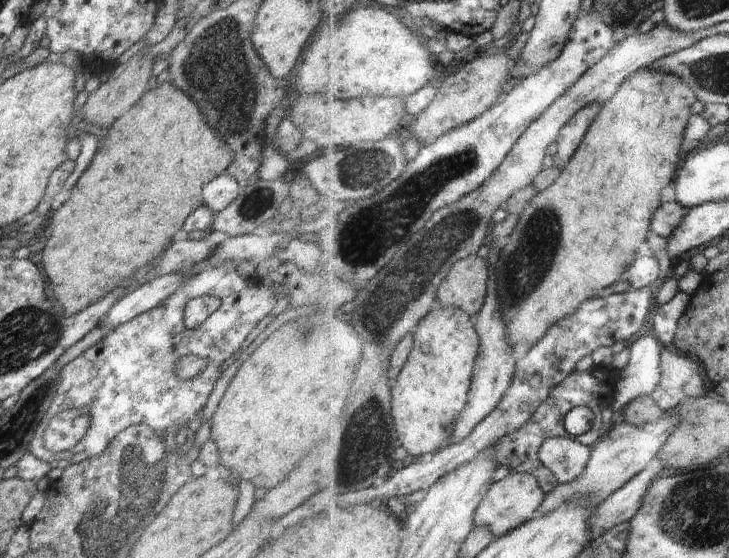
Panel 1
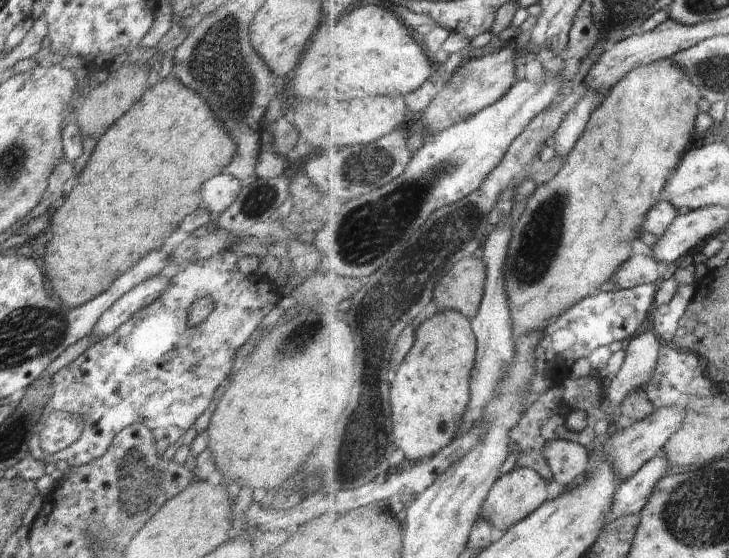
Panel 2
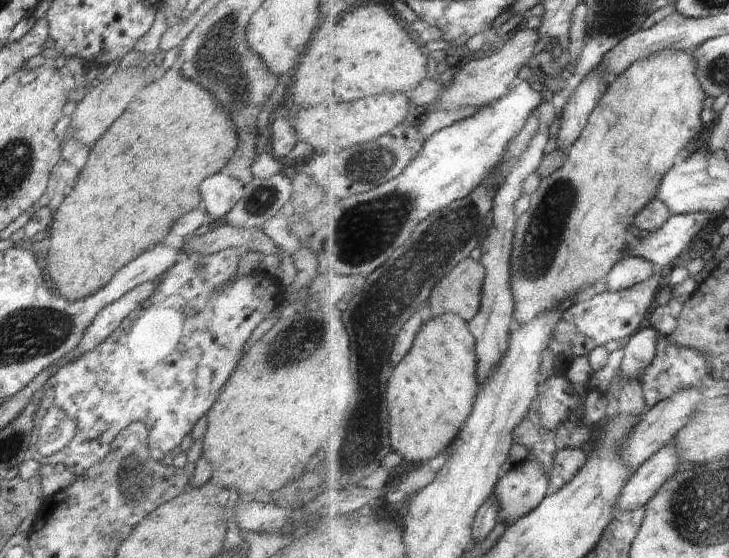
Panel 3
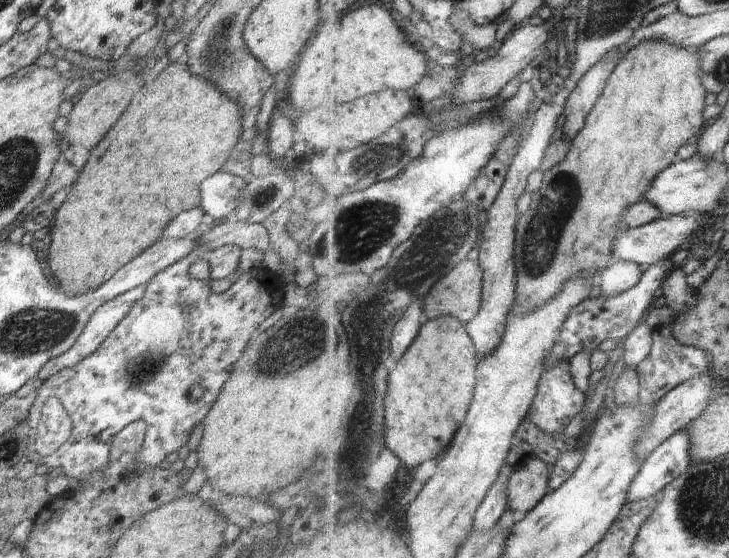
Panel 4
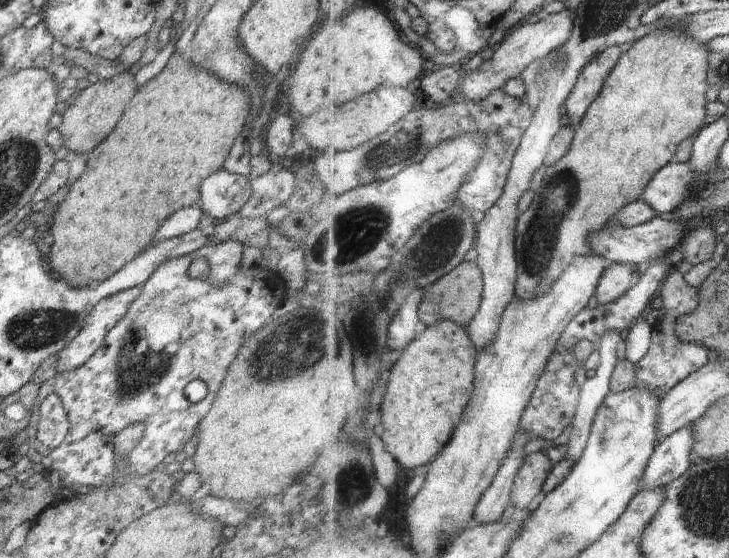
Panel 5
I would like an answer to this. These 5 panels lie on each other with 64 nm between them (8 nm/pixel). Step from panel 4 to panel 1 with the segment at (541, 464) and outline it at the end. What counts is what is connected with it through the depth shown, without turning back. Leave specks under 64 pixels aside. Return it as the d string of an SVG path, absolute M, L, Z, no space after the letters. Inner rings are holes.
M511 473L488 490L476 514L476 526L488 526L492 531L492 540L495 541L534 519L546 498L547 494L535 474Z

